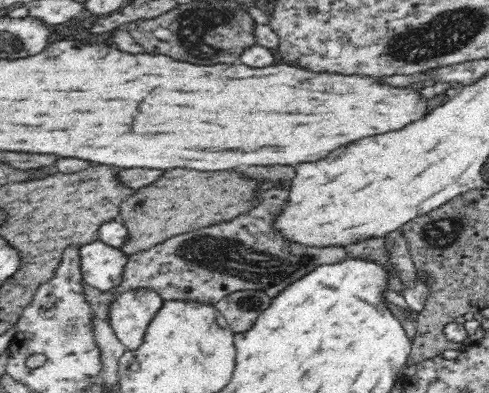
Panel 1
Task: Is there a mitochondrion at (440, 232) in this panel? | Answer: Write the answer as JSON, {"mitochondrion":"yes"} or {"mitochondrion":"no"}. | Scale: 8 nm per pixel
{"mitochondrion":"yes"}

